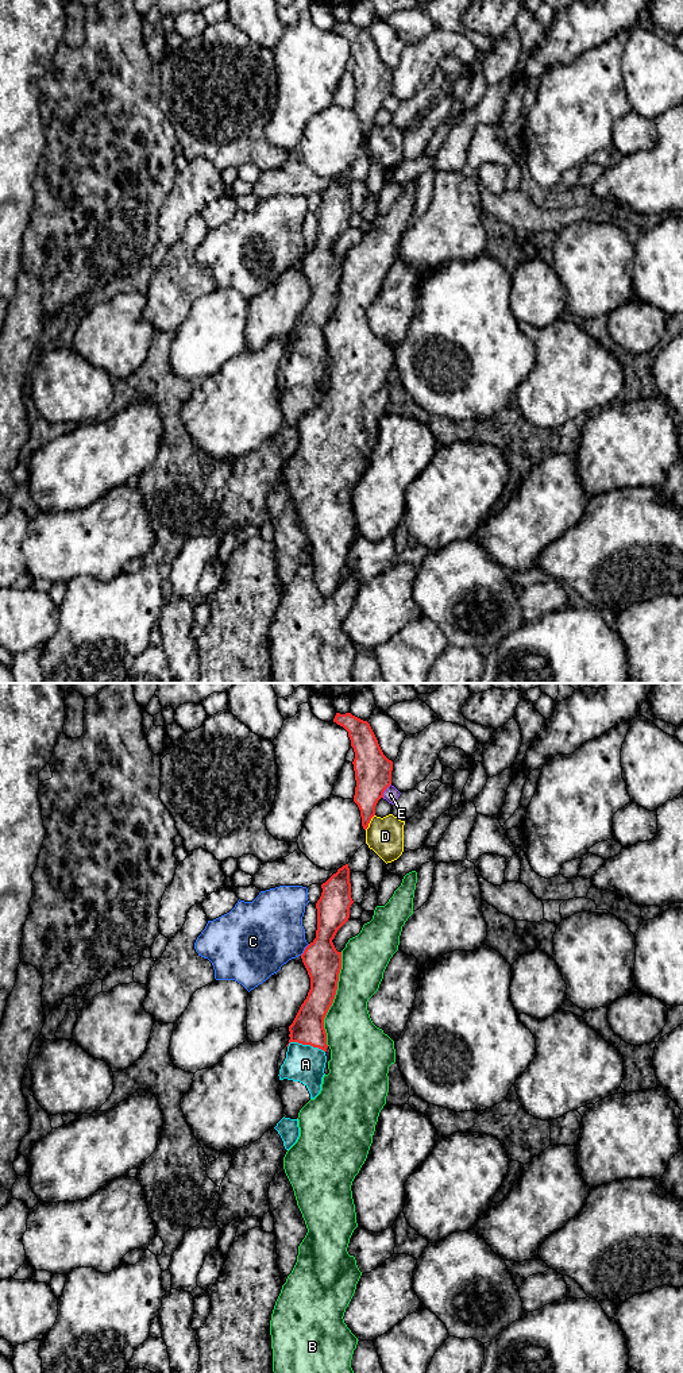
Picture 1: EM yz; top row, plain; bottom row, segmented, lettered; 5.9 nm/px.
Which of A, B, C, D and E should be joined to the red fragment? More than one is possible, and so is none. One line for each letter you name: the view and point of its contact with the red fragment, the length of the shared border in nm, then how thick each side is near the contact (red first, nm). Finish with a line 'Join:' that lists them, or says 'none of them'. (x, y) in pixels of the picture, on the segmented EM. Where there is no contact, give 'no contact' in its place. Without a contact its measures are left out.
A: yz (307, 1044) | 220 nm | 190/220 nm
Join: A

